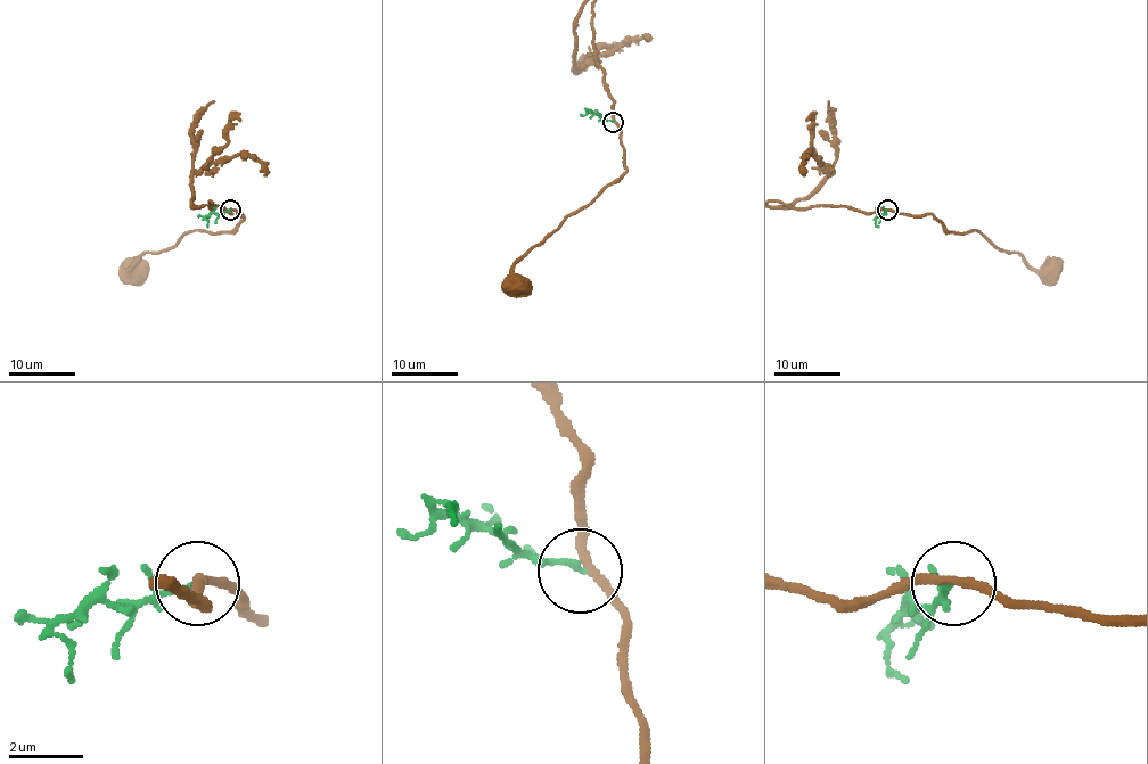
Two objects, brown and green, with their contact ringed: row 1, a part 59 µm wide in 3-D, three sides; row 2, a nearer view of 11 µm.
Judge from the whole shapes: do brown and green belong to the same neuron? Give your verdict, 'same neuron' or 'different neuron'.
different neuron

